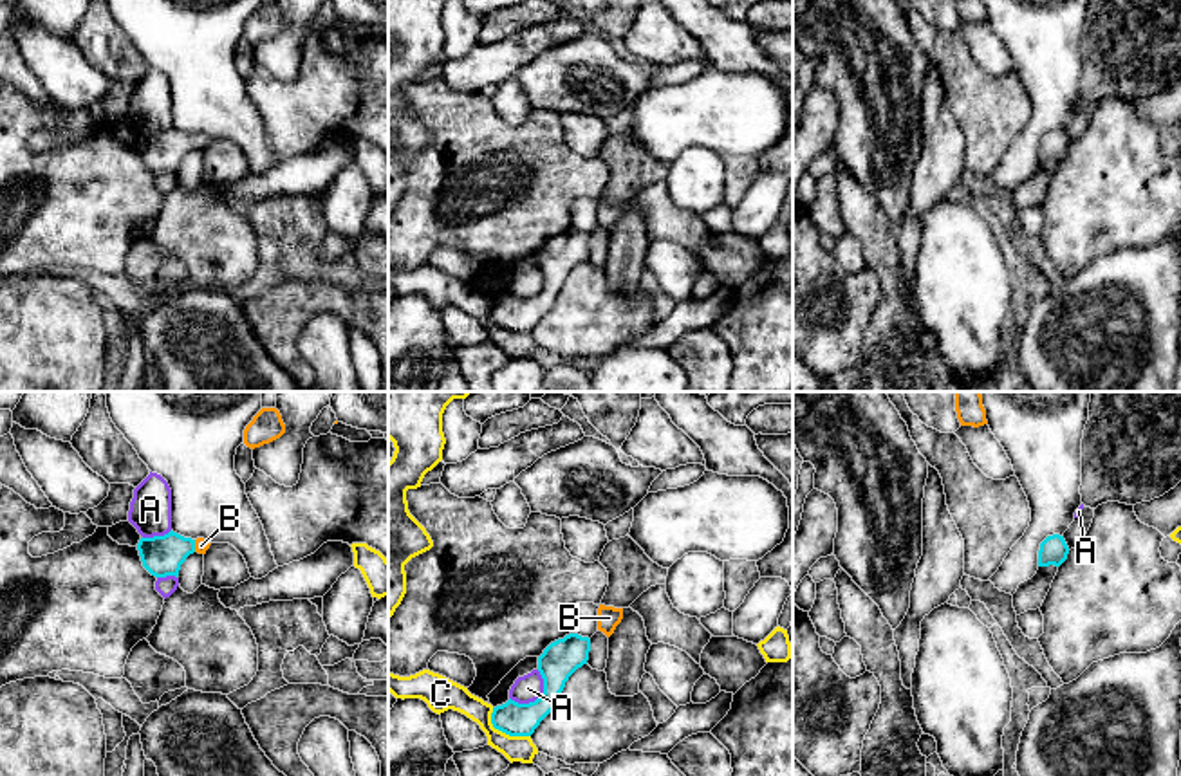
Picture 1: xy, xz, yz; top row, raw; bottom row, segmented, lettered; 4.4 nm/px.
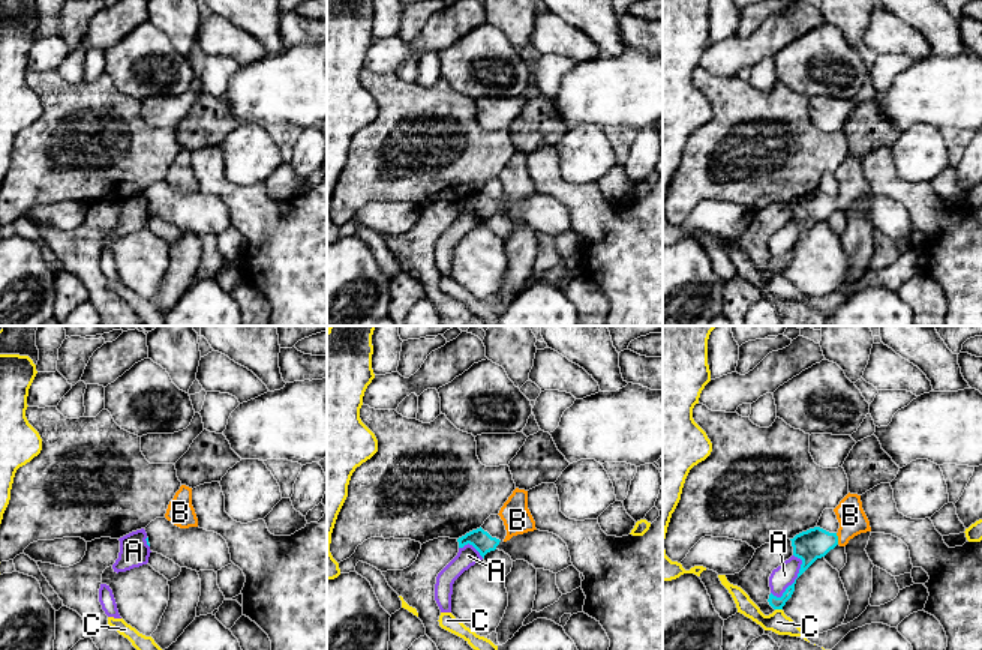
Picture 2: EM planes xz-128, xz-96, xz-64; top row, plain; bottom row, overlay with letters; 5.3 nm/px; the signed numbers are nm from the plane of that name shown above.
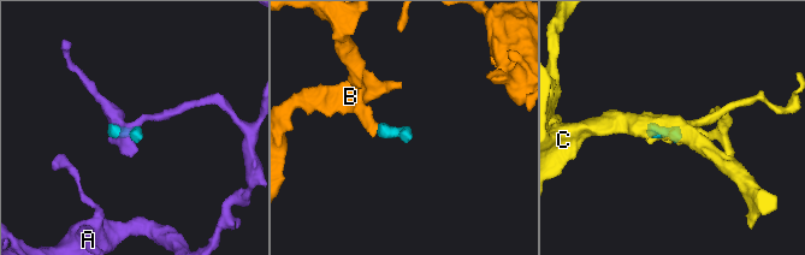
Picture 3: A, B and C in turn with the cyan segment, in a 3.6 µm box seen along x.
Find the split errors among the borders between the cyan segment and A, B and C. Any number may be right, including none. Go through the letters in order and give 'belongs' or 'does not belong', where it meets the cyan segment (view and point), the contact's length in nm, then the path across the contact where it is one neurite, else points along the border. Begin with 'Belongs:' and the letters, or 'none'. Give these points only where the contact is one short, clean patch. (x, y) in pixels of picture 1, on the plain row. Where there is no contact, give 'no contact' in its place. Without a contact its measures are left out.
Belongs: B
A: does not belong; contact xz (537, 295); length 190 nm
B: belongs; contact xy (194, 141); length 60 nm; way xy (161, 152), (172, 145), (194, 141), (201, 141)
C: does not belong; contact xz (502, 327); length 220 nm; border xz (492, 304), (492, 320), (495, 323), (510, 331), (530, 332)

